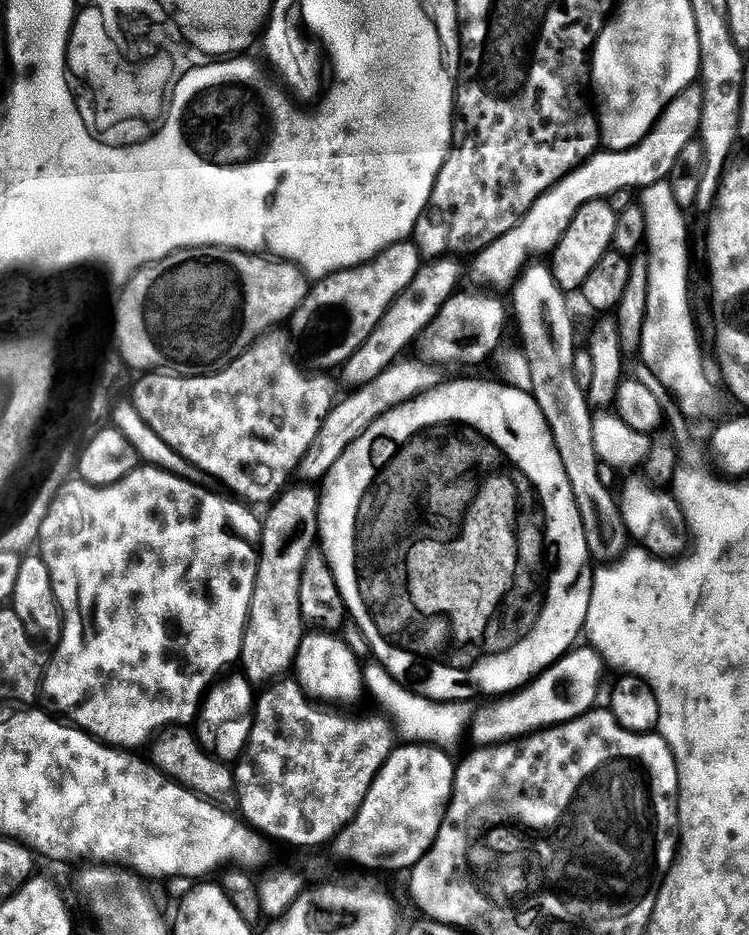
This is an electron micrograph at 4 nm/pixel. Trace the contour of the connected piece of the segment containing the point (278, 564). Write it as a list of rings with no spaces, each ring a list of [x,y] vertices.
[[[298,484],[296,488],[285,489],[267,509],[269,512],[260,530],[252,604],[248,608],[248,625],[244,627],[244,635],[248,637],[248,652],[240,652],[238,661],[239,667],[244,667],[242,675],[245,680],[256,676],[256,686],[271,681],[276,678],[271,676],[289,667],[288,648],[284,648],[284,624],[280,624],[280,608],[276,608],[276,604],[280,604],[280,596],[290,591],[290,578],[298,558],[296,546],[300,542],[302,530],[313,519],[313,522],[317,519],[320,510],[319,493],[312,488],[315,487]]]

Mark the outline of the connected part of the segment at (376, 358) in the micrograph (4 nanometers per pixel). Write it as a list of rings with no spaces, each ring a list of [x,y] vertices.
[[[441,258],[427,261],[418,270],[414,282],[406,286],[404,293],[388,307],[382,322],[362,342],[362,346],[351,356],[349,360],[339,369],[338,376],[348,390],[355,390],[364,384],[369,384],[382,374],[391,364],[405,355],[408,347],[415,345],[420,335],[428,329],[428,324],[442,310],[442,306],[451,296],[456,295],[460,284],[460,264],[456,258]]]

